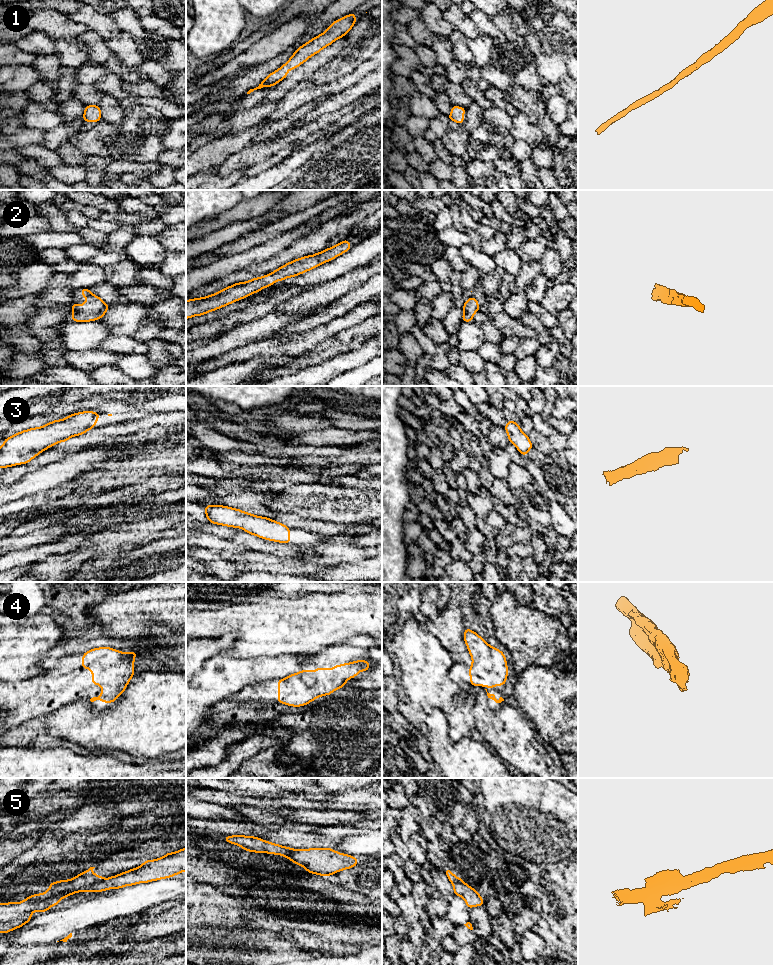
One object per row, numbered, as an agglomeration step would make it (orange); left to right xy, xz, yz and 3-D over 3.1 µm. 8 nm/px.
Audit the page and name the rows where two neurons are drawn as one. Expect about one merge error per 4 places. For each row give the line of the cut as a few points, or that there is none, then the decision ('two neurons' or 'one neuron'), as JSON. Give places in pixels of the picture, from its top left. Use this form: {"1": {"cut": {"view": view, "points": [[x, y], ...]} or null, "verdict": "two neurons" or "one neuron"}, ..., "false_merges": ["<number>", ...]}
{"1": {"cut": null, "verdict": "one neuron"}, "2": {"cut": null, "verdict": "one neuron"}, "3": {"cut": null, "verdict": "one neuron"}, "4": {"cut": null, "verdict": "one neuron"}, "5": {"cut": {"view": "xy", "points": [[104, 879], [46, 899], [26, 898]]}, "verdict": "two neurons"}, "false_merges": ["5"]}

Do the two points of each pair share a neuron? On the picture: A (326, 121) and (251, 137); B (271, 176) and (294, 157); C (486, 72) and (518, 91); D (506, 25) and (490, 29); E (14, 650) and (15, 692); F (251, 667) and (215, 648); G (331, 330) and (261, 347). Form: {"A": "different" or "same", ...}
{"A": "different", "B": "same", "C": "different", "D": "different", "E": "different", "F": "different", "G": "same"}

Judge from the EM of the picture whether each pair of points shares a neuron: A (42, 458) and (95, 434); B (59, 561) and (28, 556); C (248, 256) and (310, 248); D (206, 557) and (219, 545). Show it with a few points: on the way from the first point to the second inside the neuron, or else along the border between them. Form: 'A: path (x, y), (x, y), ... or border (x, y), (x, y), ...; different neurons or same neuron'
A: path (55, 453), (82, 441); same neuron
B: border (68, 553), (48, 556), (30, 565); different neurons
C: border (298, 238), (283, 250), (258, 263); different neurons
D: border (198, 548), (211, 550), (221, 556); different neurons

